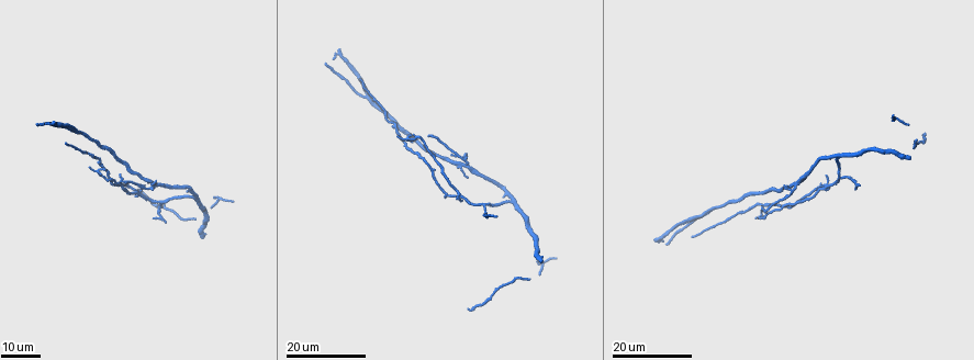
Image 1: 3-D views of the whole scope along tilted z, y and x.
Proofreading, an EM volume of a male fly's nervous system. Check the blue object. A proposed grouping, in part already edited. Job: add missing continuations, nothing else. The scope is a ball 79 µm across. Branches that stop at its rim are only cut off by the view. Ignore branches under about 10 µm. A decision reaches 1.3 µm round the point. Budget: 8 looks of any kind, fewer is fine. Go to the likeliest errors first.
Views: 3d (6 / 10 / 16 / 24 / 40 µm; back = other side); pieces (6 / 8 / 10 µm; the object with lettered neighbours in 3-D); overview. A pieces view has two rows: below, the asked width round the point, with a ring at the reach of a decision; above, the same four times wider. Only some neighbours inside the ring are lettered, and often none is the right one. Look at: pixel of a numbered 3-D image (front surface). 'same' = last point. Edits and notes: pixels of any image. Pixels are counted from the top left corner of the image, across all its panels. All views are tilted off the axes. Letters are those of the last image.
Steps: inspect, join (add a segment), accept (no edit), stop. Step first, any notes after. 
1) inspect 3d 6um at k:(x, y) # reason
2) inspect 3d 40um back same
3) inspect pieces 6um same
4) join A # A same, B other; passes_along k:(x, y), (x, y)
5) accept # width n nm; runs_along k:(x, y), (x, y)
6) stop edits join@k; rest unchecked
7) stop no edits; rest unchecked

inspect 3d 24um at 1:(65, 143)

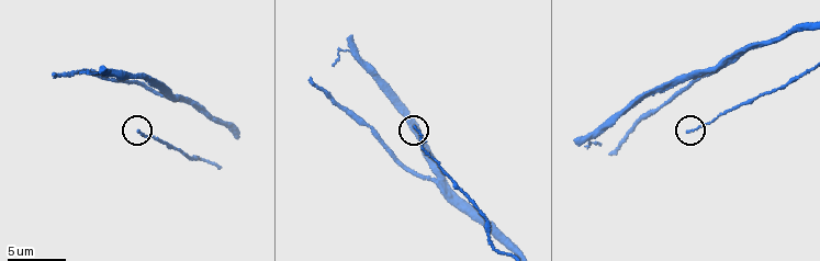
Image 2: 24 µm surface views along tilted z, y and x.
inspect pieces 10um at 2:(687, 133) # what lies round it

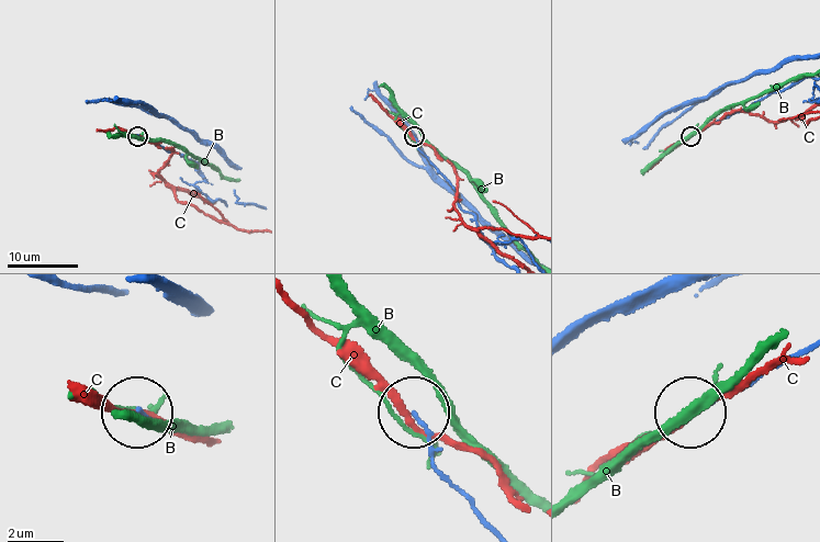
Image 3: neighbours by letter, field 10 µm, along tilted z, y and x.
accept # B other, C other; runs_along 3:(493, 532), (442, 478), (417, 415); no lettered segment goes on from it

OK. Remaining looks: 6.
inspect 3d 16um at 1:(755, 216) # end of a long branch

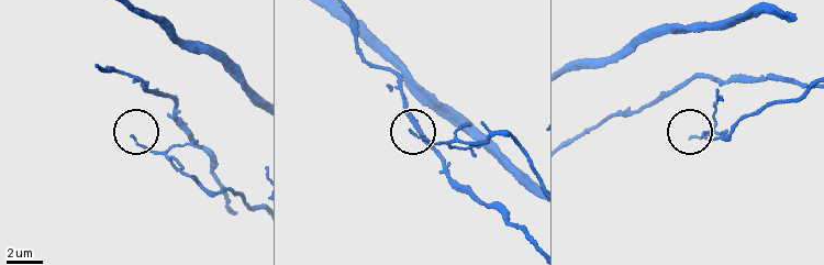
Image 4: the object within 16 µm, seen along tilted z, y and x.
inspect pieces 8um at 4:(411, 133) # see the neighbours

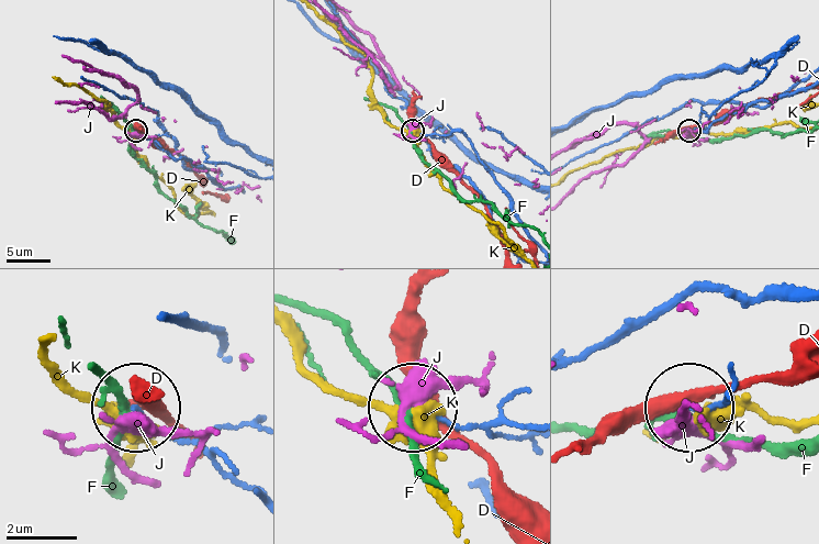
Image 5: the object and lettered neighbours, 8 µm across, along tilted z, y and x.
accept # D other, F other, J other, K other; no lettered segment goes on from it

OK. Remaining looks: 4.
inspect 3d 24um at 1:(152, 217) # thin end

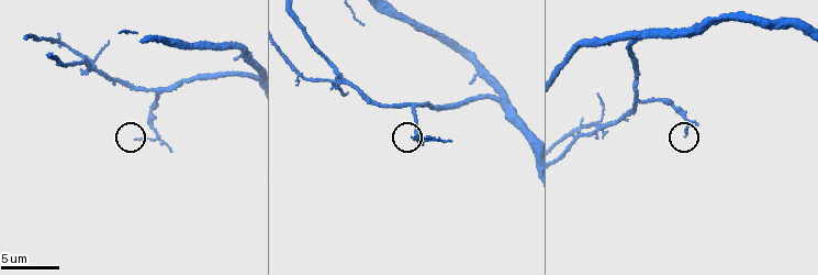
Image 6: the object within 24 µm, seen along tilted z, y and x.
inspect pieces 8um at 6:(685, 137)

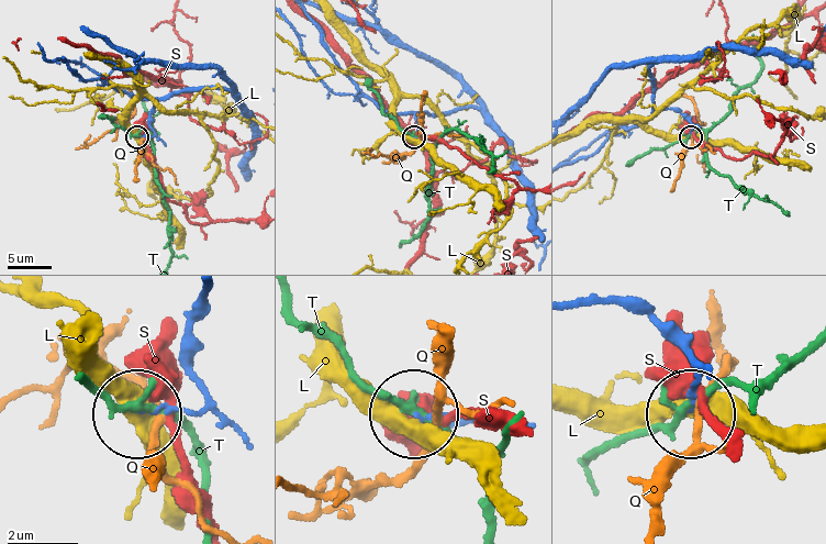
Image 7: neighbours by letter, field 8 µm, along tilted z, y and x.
accept # width 90 nm; L other, Q other, S other, T other; no lettered segment goes on from it

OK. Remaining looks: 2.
inspect 3d 16um at 1:(784, 187) # free end

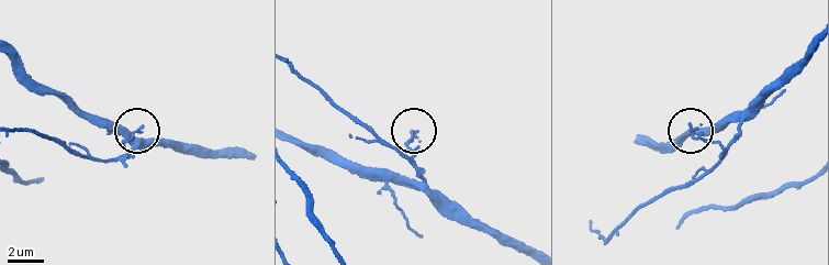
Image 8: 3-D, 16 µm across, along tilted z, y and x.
inspect pieces 8um at 8:(138, 127) # what lies round it

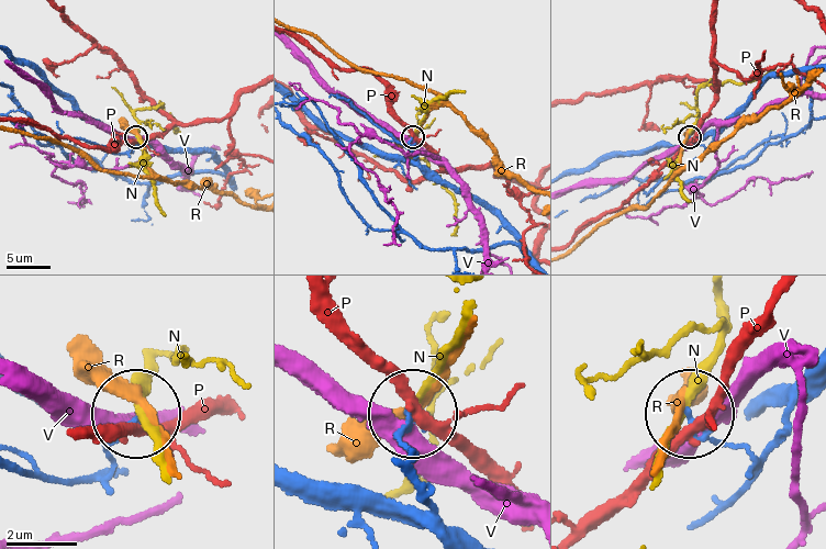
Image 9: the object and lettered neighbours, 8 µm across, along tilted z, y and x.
accept # N other, P other, R other, V other; none of them fits

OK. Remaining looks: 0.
stop no edits; rest unchecked

